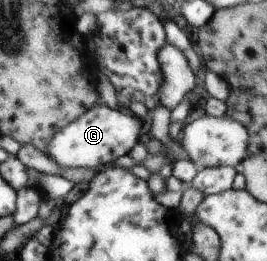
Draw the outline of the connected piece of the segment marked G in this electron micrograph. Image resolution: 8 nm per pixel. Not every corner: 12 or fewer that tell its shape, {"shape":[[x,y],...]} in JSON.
{"shape":[[99,98],[44,152],[60,167],[129,155],[142,120]]}

